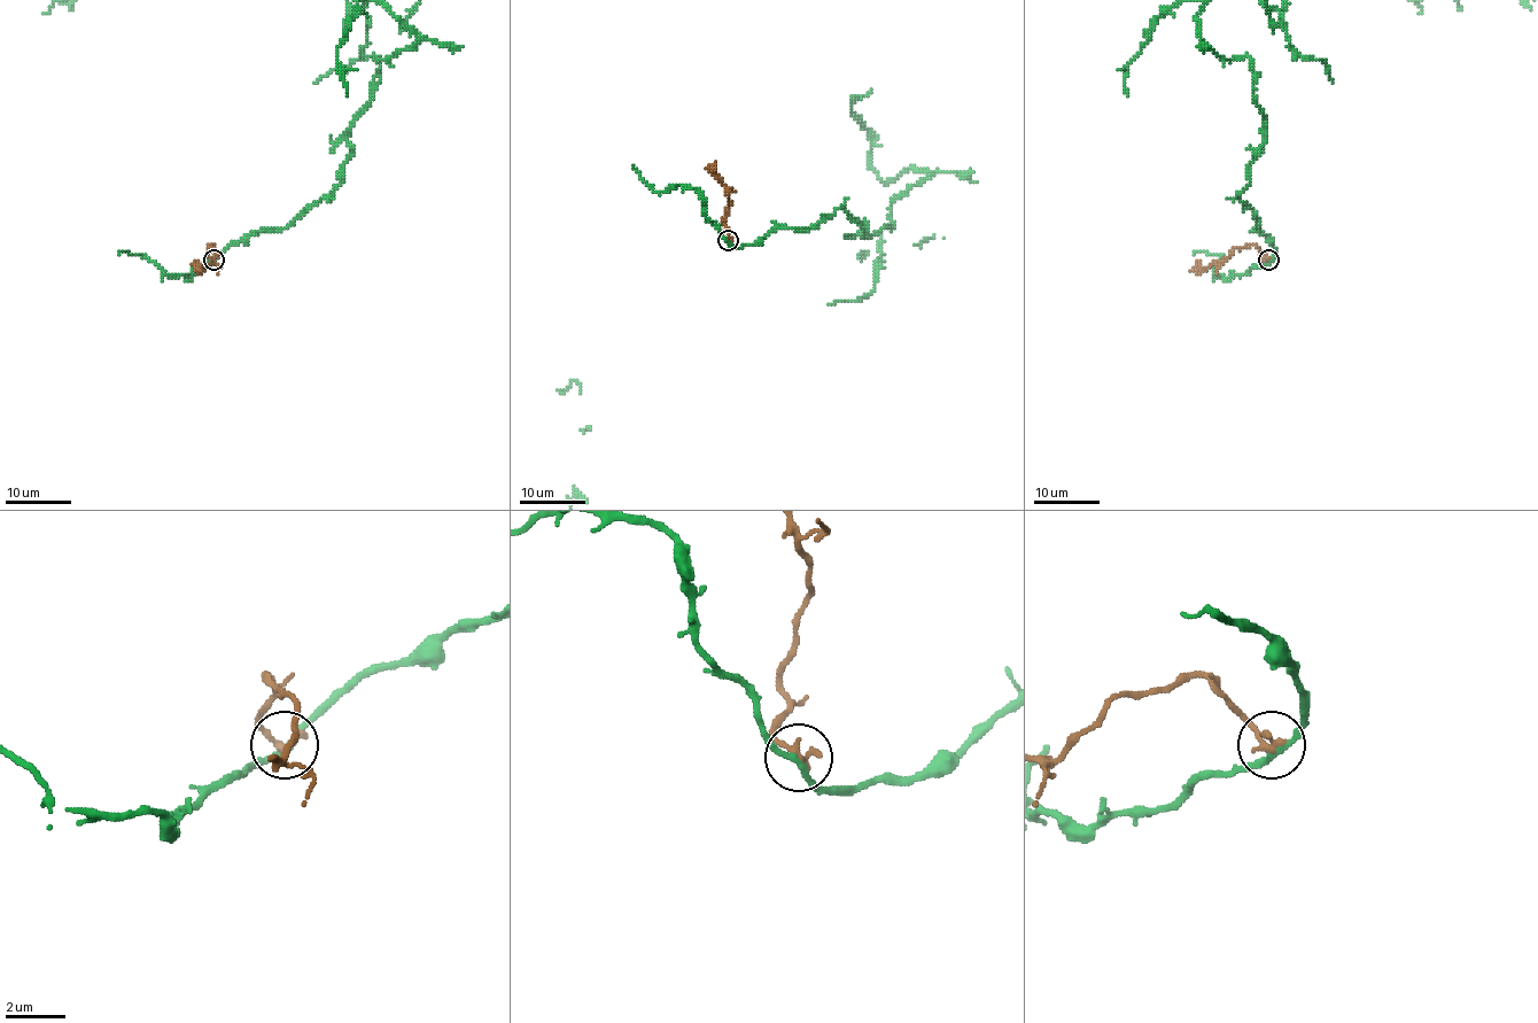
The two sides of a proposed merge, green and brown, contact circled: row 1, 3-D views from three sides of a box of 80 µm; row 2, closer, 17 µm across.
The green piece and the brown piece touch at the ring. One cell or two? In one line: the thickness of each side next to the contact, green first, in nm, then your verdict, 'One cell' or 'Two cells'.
Thickness 200 nm (green) against 300 nm. Two cells

